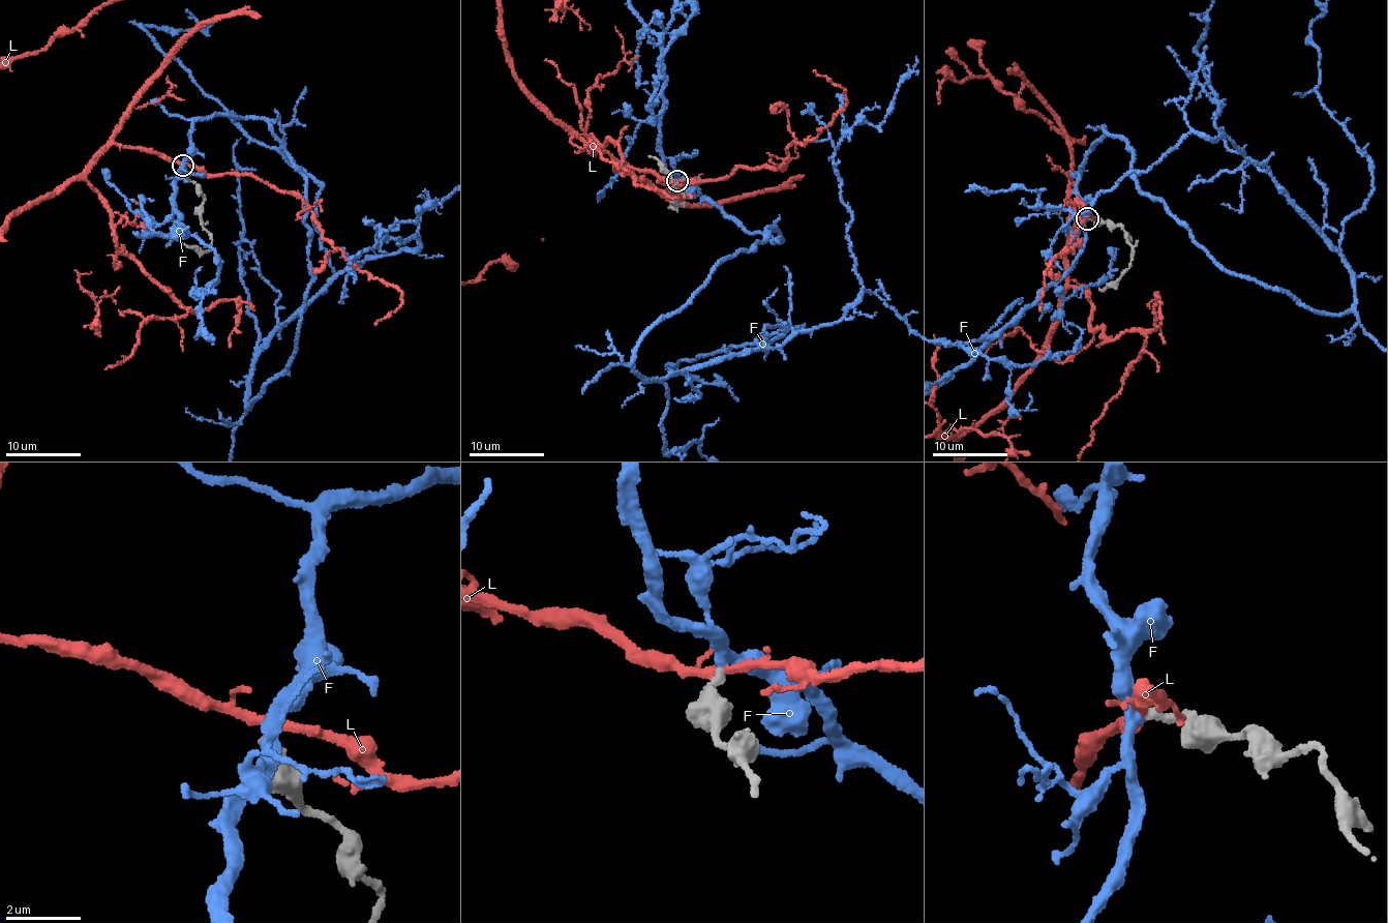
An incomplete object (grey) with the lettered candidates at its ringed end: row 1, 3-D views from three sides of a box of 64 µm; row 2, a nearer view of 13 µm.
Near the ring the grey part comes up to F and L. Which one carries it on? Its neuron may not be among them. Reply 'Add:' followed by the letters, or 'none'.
Add: F

